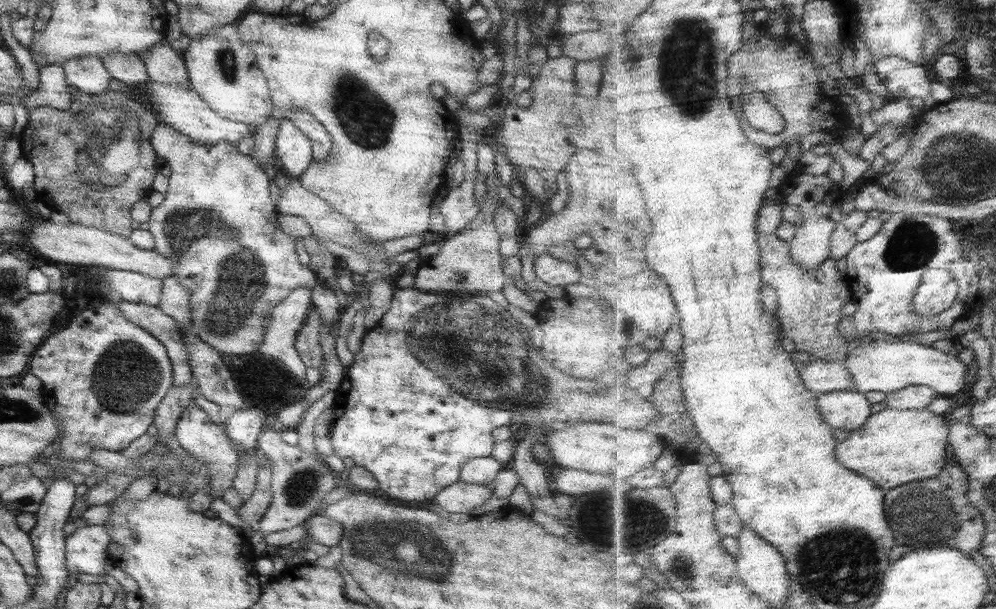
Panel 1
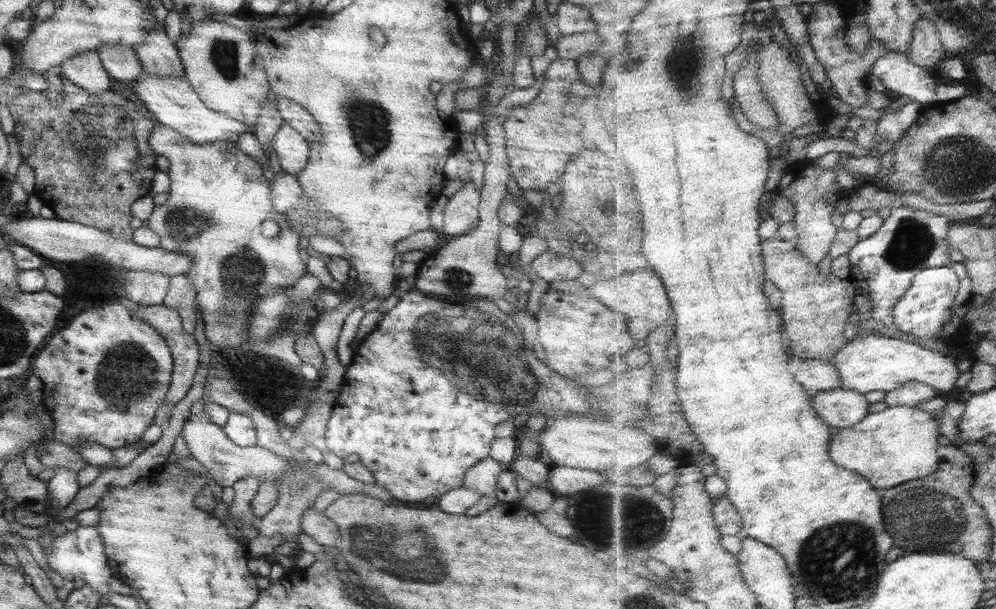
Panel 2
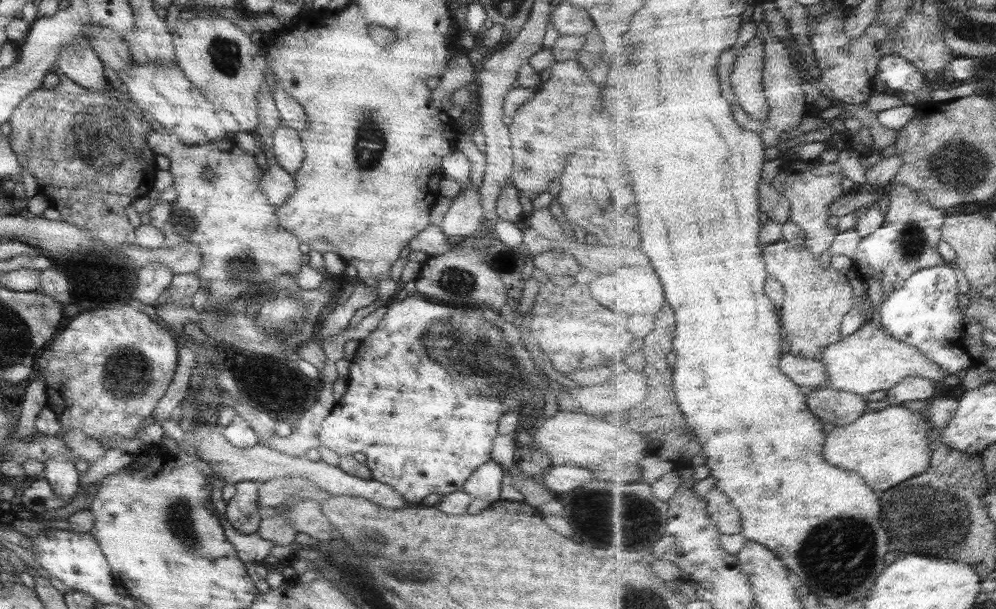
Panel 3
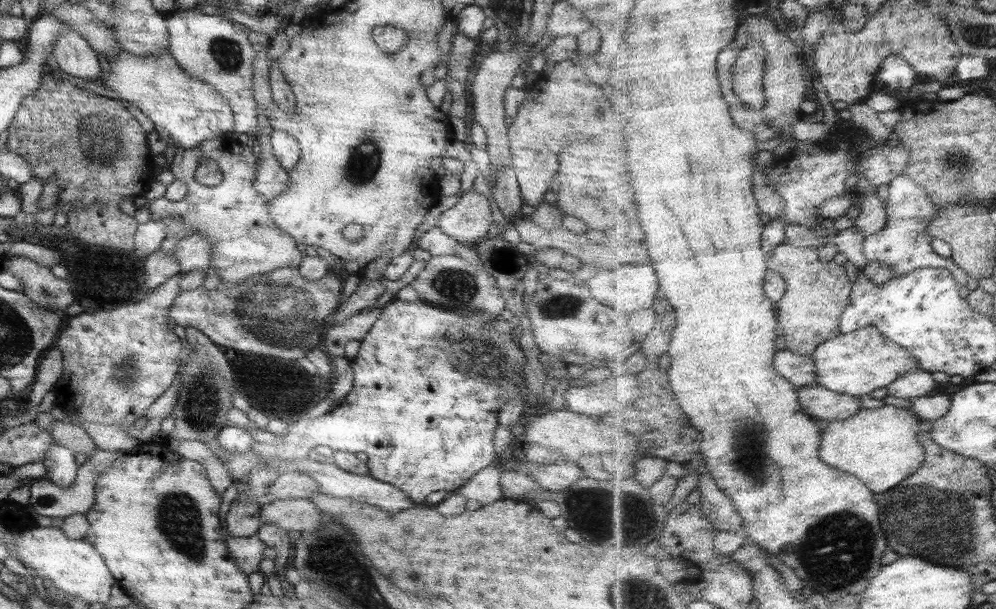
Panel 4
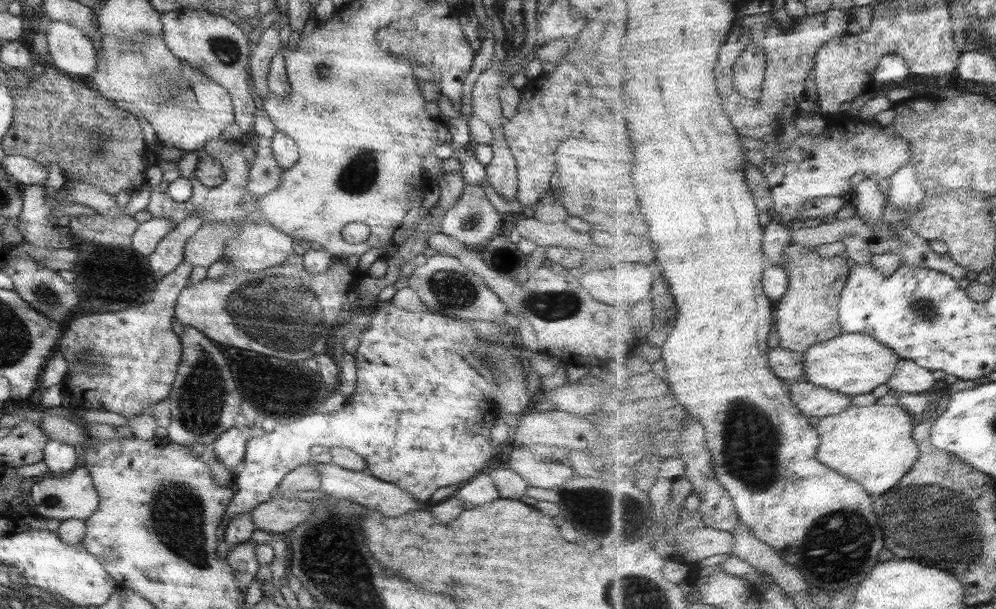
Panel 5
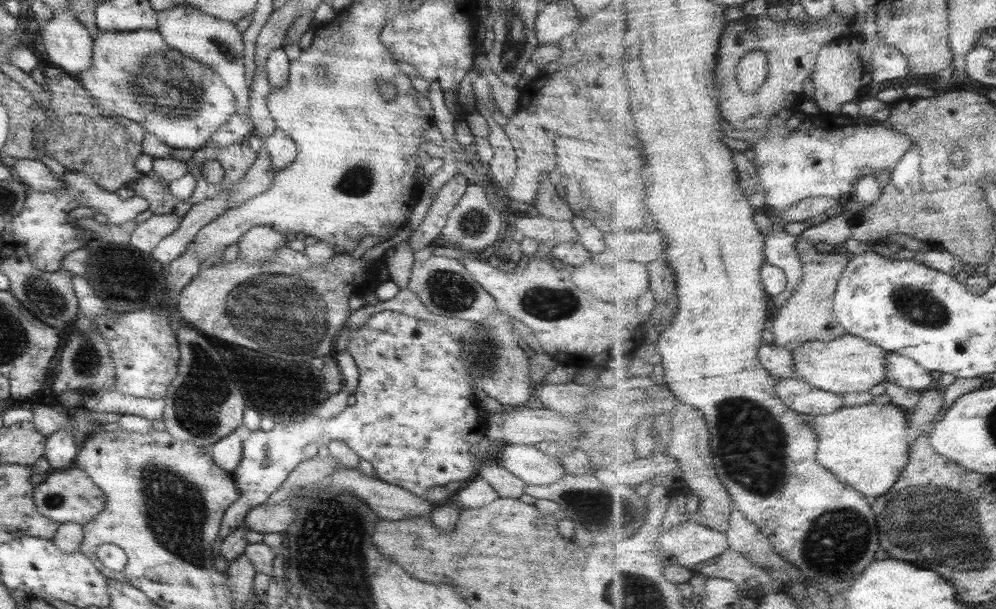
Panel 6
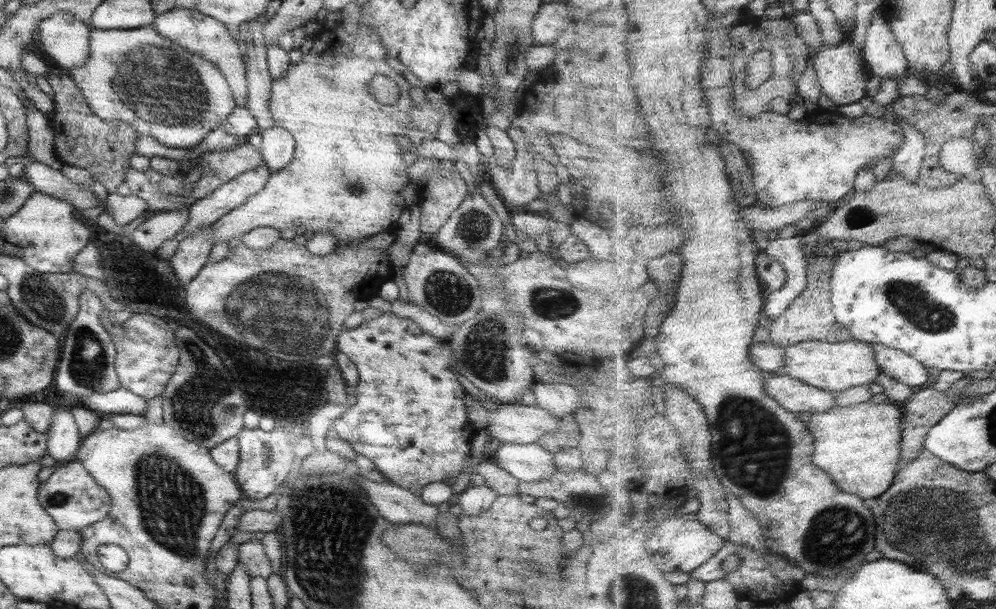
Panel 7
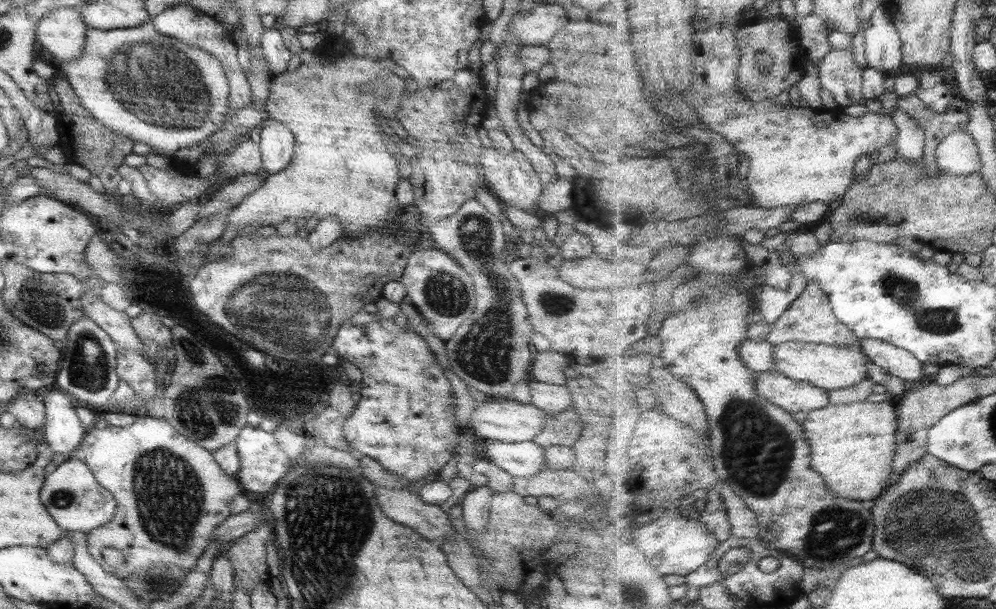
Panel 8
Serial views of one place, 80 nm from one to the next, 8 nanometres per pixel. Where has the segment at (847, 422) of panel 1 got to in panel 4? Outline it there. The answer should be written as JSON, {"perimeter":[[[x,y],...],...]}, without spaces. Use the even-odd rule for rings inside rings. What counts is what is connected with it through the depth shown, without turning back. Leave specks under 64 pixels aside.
{"perimeter":[[[819,384],[801,386],[798,393],[804,409],[816,419],[845,420],[862,409],[860,397],[838,393]]]}

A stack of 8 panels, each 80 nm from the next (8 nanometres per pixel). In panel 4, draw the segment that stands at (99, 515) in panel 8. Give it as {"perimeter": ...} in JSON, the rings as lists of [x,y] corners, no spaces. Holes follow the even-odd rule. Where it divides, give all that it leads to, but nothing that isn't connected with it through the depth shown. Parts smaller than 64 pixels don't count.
{"perimeter":[[[97,449],[86,459],[83,465],[77,468],[75,479],[73,479],[73,483],[69,484],[69,487],[57,487],[44,478],[38,479],[37,482],[33,482],[29,486],[29,504],[27,506],[31,507],[36,514],[49,518],[65,518],[75,514],[87,514],[89,508],[93,506],[93,498],[95,498],[93,491],[97,475],[107,471],[113,465],[115,457],[117,454]]]}

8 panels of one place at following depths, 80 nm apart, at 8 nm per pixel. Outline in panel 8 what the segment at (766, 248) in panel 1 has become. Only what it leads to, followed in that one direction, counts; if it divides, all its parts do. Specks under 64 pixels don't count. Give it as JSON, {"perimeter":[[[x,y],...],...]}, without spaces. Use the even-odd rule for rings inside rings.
{"perimeter":[[[809,282],[804,293],[785,311],[785,314],[772,324],[768,341],[772,345],[784,342],[806,342],[835,346],[855,346],[857,335],[834,313],[829,295],[816,282]]]}

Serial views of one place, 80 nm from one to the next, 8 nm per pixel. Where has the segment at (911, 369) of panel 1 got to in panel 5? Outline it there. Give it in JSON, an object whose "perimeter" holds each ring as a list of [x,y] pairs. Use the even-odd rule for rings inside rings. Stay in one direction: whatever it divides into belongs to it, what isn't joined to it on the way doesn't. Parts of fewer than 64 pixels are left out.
{"perimeter":[[[843,333],[827,342],[814,344],[803,356],[806,358],[805,380],[803,381],[812,382],[817,386],[822,386],[850,397],[869,394],[877,386],[881,386],[881,384],[887,385],[892,378],[892,374],[898,369],[898,364],[904,360],[900,354],[897,354],[896,350],[893,350],[893,347],[887,346],[873,335],[849,333]]]}

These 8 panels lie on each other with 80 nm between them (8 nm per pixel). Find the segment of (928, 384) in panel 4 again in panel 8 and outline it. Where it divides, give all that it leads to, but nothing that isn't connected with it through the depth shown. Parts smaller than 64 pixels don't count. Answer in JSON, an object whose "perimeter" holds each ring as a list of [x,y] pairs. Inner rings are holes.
{"perimeter":[[[863,338],[857,345],[861,346],[861,350],[867,353],[871,361],[889,374],[901,377],[907,382],[923,378],[924,363],[908,350],[879,338]]]}

